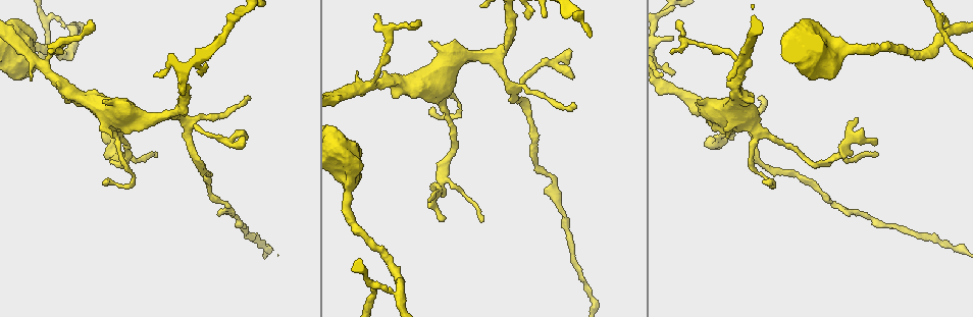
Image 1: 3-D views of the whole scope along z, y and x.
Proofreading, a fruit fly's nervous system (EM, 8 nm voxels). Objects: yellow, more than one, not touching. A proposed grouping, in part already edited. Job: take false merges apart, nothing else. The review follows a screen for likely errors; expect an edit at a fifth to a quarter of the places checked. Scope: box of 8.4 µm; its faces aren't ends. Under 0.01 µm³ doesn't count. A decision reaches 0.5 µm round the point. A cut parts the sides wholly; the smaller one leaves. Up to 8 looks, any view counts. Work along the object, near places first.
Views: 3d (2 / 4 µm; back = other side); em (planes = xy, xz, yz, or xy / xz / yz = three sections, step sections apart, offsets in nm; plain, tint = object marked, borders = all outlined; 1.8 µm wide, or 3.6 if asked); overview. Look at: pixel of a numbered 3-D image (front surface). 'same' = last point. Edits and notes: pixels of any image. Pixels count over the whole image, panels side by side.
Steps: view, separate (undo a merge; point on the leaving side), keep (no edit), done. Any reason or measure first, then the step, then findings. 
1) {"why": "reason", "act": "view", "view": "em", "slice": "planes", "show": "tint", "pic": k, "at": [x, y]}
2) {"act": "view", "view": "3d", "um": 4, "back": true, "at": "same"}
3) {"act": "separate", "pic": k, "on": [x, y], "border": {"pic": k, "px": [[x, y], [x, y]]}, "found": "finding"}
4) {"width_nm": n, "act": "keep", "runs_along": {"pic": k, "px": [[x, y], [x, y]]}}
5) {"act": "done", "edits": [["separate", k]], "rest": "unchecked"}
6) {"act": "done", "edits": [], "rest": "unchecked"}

{"act": "view", "view": "3d", "um": 4, "pic": 1, "at": [554, 63]}

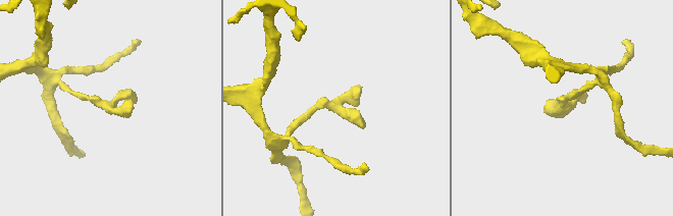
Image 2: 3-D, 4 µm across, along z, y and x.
{"why": "need the tissue", "act": "view", "view": "em", "slice": "xy", "step": 8, "show": "plain", "pic": 2, "at": [336, 106]}

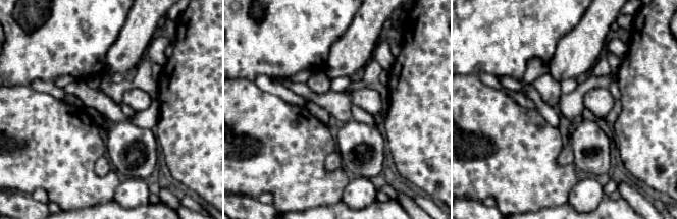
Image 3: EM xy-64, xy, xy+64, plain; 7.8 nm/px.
{"act": "view", "view": "em", "slice": "xy", "step": 8, "show": "tint", "at": "same"}

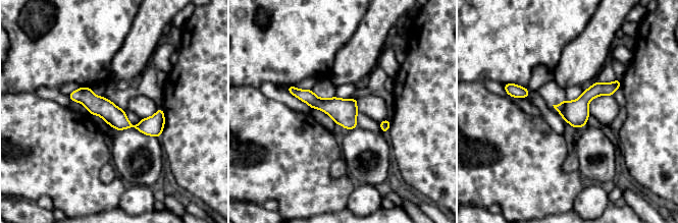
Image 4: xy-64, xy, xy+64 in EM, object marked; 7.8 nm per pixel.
{"width_nm": 160, "act": "keep", "found": "one cell here"}

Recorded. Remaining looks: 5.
{"why": "branch point", "act": "view", "view": "3d", "um": 2, "pic": 1, "at": [827, 163]}

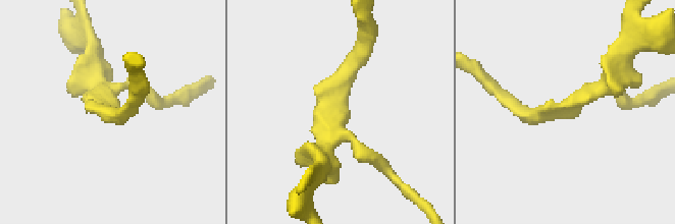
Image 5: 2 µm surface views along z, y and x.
{"act": "view", "view": "em", "slice": "xz", "step": 8, "show": "tint", "pic": 5, "at": [568, 113]}

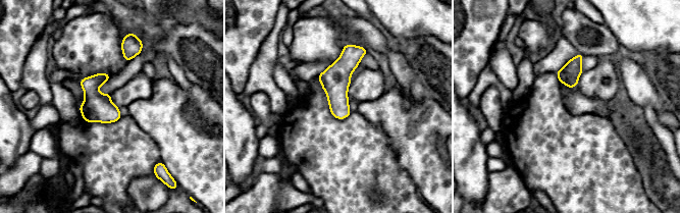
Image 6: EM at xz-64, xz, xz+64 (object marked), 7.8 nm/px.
{"why": "cut it another way", "act": "view", "view": "em", "slice": "planes", "show": "borders", "at": "same"}

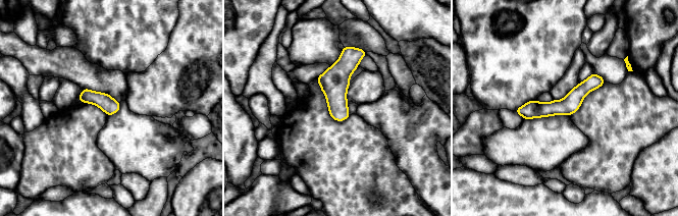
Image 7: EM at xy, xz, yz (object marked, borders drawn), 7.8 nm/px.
{"act": "keep", "runs_along": {"pic": 7, "px": [[601, 80], [564, 107], [520, 111]]}, "found": "all the same cell"}

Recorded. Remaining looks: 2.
{"why": "two arms at a narrow angle", "act": "view", "view": "3d", "um": 4, "pic": 1, "at": [440, 92]}

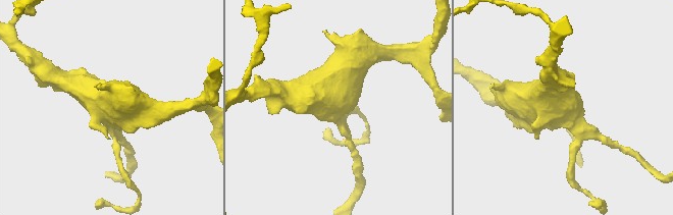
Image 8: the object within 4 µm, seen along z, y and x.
{"why": "need the tissue", "act": "view", "view": "em", "um": 3.6, "slice": "planes", "show": "tint", "pic": 8, "at": [568, 117]}

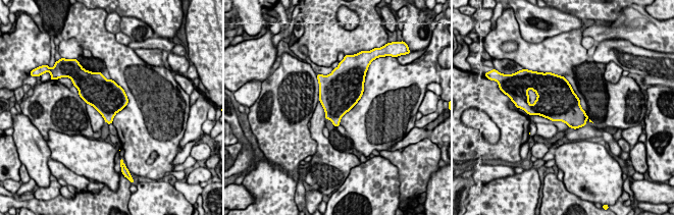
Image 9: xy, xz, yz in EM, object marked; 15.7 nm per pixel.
{"act": "keep", "found": "one cell here"}

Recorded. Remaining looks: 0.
{"act": "done", "edits": [], "rest": "unchecked"}

